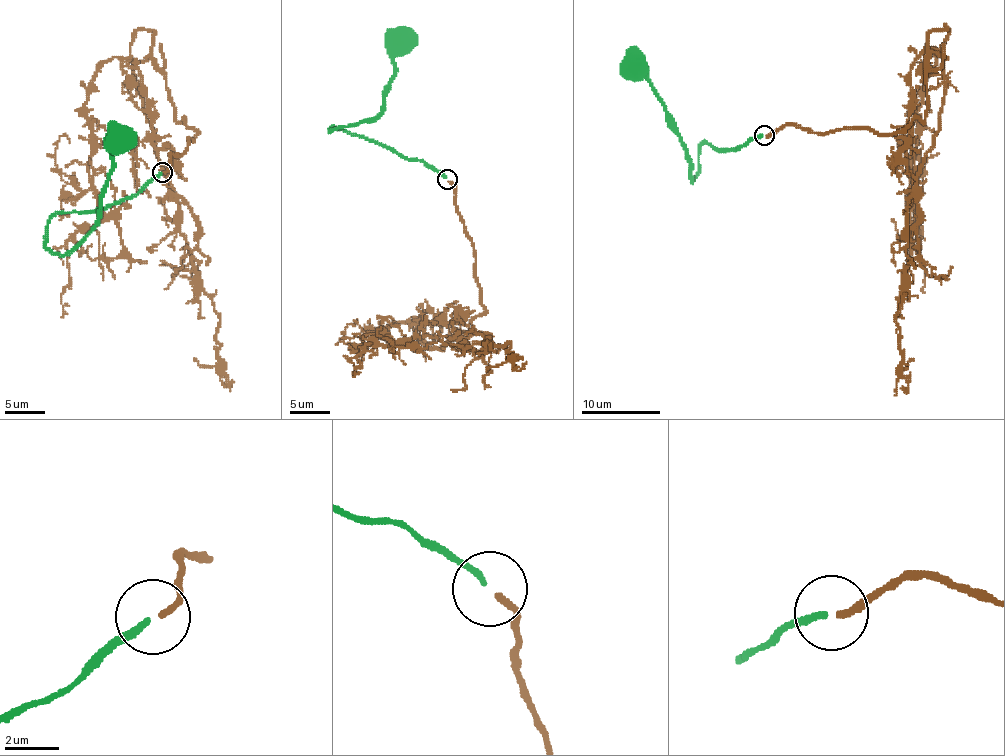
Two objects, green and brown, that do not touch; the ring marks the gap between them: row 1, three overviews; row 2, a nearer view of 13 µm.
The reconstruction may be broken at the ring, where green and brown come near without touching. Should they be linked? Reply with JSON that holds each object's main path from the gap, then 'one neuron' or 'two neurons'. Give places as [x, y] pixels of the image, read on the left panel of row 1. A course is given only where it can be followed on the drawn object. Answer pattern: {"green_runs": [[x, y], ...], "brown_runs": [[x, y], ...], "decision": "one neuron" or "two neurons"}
{"green_runs": [[161, 172], [134, 196], [55, 213], [45, 246], [53, 253], [65, 255], [95, 225], [114, 143]], "brown_runs": [[163, 171], [198, 134], [178, 121], [148, 56], [134, 80], [196, 284], [218, 315], [220, 378], [234, 382]], "decision": "one neuron"}

